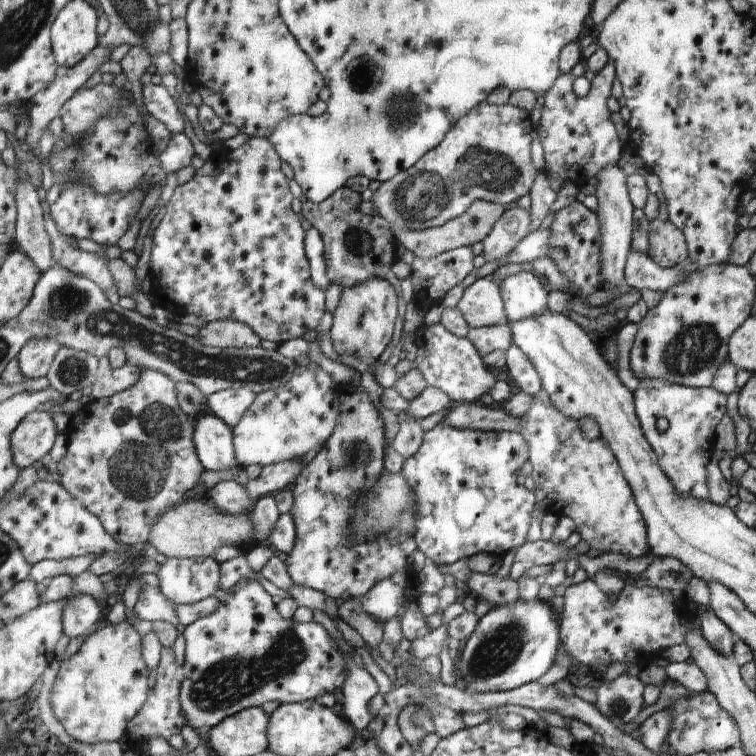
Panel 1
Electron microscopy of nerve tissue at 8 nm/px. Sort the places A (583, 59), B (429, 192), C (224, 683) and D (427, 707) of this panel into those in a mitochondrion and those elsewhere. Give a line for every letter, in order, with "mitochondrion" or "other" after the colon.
A: other
B: mitochondrion
C: mitochondrion
D: other

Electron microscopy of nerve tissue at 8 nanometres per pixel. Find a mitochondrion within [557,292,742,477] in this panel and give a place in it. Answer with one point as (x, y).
(695, 346)

